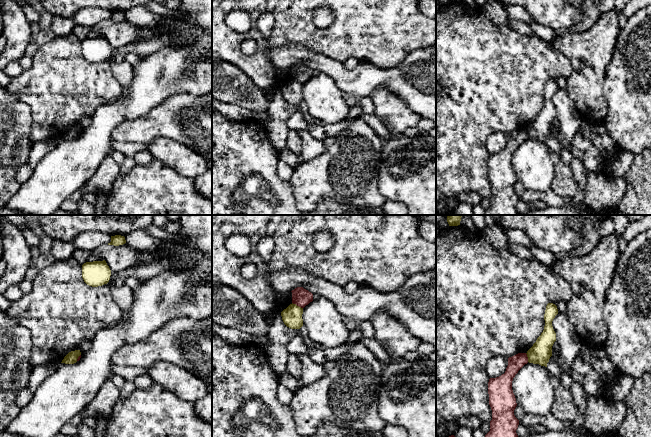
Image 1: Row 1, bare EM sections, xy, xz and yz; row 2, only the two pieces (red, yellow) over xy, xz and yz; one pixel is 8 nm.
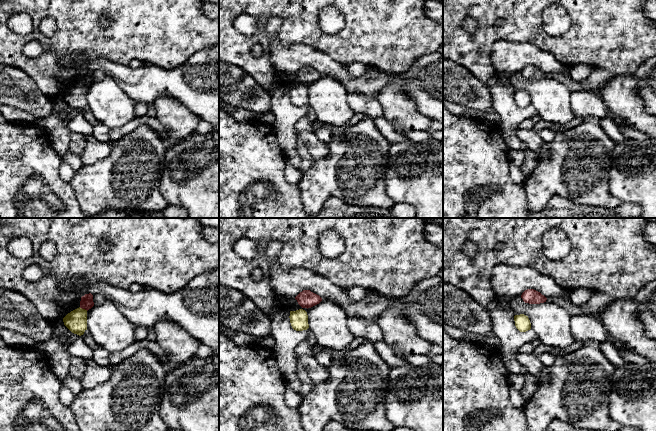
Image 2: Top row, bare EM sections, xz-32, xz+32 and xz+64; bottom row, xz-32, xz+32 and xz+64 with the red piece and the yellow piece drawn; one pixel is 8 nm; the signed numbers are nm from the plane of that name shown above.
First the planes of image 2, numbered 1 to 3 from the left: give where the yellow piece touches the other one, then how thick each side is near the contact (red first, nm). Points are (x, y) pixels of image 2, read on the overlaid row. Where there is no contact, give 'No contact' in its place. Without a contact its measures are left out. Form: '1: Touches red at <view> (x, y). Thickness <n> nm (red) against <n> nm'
1: Touches red at xz-32 (83, 308). Thickness 100 nm (red) against 180 nm
2: No contact
3: No contact

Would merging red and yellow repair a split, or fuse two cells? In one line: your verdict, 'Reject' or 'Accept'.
Reject

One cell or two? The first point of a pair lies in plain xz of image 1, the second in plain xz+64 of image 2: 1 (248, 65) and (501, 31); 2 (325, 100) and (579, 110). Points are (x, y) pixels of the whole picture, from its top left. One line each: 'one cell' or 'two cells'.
1: one cell
2: two cells

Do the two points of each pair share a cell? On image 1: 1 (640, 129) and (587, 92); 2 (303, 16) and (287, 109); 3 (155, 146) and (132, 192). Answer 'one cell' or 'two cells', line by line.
1: two cells
2: two cells
3: two cells

